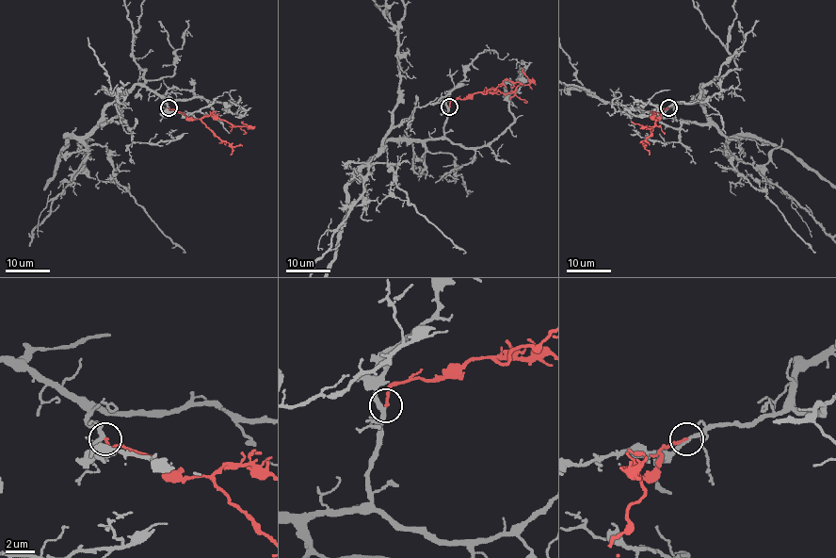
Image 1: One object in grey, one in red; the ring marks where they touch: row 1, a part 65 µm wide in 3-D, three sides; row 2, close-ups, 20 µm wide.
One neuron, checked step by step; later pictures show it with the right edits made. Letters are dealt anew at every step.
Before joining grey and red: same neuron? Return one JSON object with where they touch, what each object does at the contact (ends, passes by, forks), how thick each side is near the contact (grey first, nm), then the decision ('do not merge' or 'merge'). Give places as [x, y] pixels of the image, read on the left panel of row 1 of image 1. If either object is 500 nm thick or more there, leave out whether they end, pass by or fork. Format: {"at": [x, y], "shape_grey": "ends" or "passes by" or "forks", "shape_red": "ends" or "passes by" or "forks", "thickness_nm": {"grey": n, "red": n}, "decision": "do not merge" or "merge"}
{"at": [168, 107], "shape_grey": "passes by", "shape_red": "ends", "thickness_nm": {"grey": 280, "red": 180}, "decision": "merge"}

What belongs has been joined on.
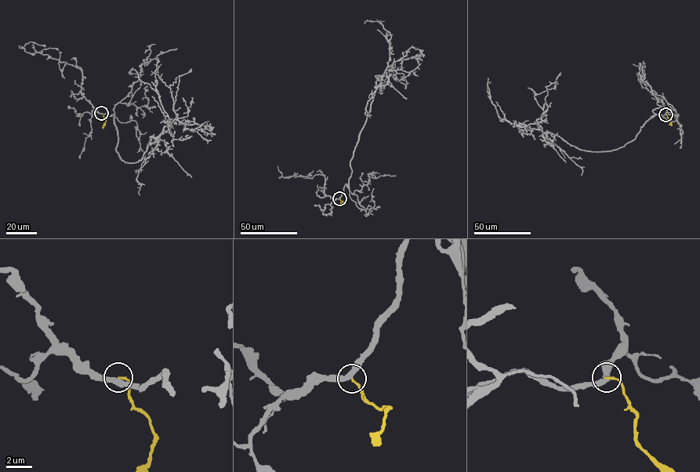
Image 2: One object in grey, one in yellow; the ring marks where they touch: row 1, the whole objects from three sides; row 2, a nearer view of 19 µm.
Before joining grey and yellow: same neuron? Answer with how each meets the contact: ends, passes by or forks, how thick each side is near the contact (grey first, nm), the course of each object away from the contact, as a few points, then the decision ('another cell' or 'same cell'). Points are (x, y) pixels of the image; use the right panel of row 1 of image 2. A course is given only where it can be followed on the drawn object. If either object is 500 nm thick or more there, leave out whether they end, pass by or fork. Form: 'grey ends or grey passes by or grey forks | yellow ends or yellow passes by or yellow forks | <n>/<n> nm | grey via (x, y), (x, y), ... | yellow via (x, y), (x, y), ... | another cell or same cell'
grey passes by | yellow ends | 360/160 nm | grey via (665, 114), (651, 116), (634, 138), (616, 150), (580, 150), (549, 132), (499, 118), (488, 95), (490, 81) | yellow via (665, 114), (672, 125) | another cell

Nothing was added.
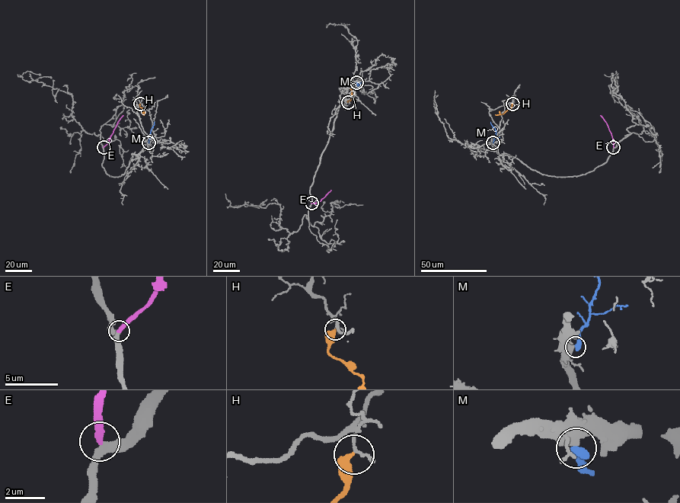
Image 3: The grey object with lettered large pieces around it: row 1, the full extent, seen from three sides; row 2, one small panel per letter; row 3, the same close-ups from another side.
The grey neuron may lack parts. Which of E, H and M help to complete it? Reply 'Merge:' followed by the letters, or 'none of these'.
Merge: none of these

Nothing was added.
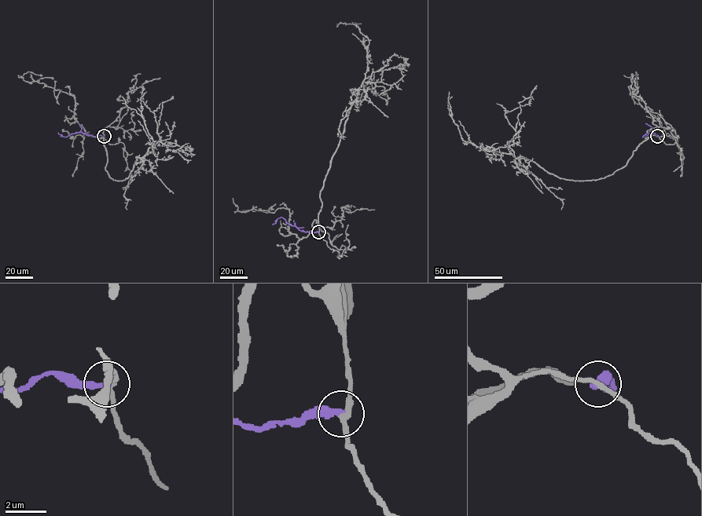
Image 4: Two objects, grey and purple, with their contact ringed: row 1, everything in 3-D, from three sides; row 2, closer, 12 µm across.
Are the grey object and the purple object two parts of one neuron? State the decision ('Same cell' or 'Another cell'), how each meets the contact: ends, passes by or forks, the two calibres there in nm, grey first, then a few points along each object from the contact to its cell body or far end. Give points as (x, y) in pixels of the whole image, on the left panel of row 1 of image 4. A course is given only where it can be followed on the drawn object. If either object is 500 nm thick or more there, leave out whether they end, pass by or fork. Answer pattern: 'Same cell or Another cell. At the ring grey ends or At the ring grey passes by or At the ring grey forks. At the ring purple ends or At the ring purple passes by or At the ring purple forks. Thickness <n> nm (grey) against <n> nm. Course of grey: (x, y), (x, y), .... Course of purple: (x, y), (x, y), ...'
Another cell. At the ring grey passes by. At the ring purple ends. Thickness 240 nm (grey) against 320 nm. Course of grey: (104, 136), (105, 170), (113, 180), (126, 178), (136, 157), (152, 150), (145, 120), (123, 96). Course of purple: (104, 136), (81, 132), (64, 137), (57, 132)

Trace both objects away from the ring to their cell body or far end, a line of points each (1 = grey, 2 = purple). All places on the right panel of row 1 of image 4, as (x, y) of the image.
1: (657, 136), (644, 140), (624, 166), (604, 178), (560, 178), (523, 157), (462, 140), (449, 113), (452, 96)
2: (657, 136), (652, 132), (642, 136), (650, 132)

